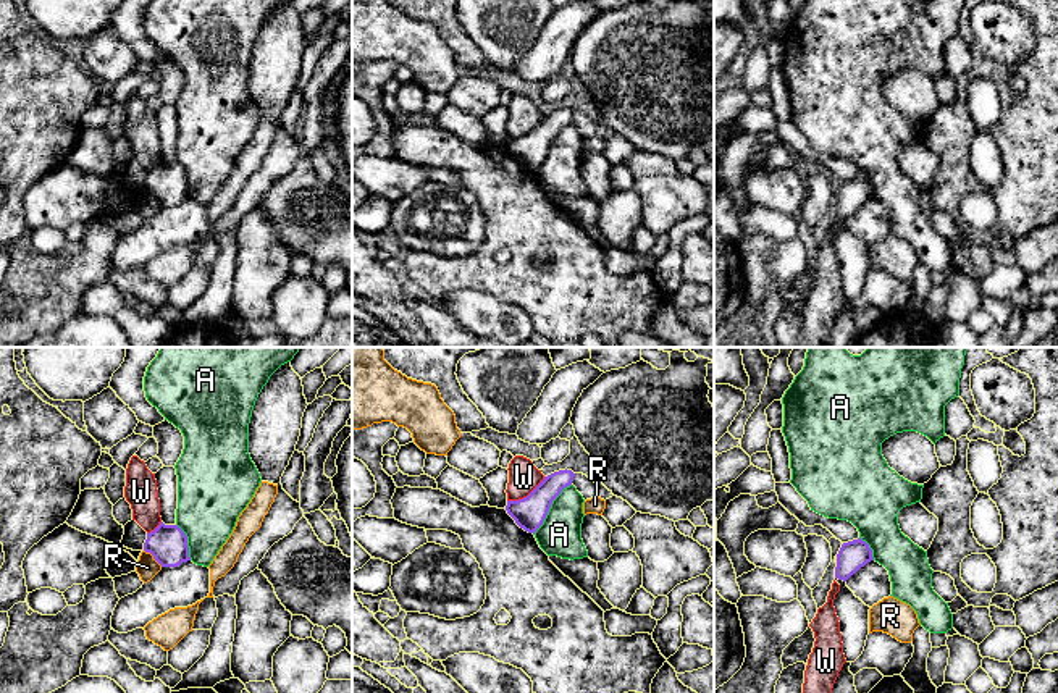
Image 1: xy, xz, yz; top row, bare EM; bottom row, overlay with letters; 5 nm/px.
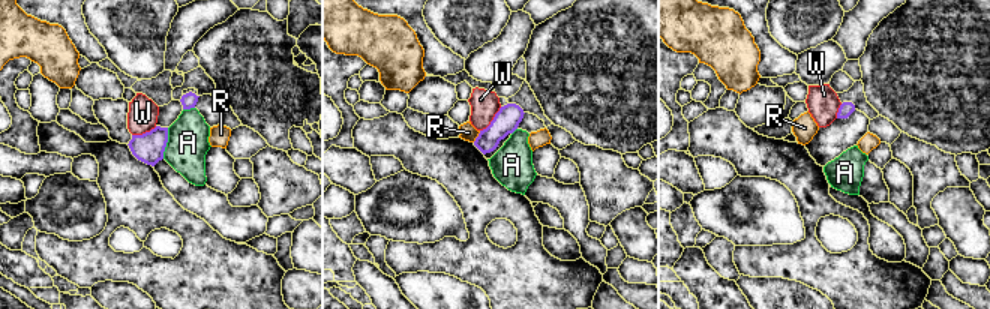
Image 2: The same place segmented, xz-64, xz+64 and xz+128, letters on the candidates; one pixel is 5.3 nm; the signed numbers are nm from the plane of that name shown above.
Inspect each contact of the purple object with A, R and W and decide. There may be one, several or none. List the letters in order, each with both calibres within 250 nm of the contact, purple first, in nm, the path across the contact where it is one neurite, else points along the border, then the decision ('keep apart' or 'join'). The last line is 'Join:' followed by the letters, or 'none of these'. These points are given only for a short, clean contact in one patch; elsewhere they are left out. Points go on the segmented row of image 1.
A: 160/200 nm | along xz (570, 483), (553, 501), (543, 524), (533, 533) | keep apart
R: 190/110 nm | along xy (144, 550), (162, 566) | keep apart
W: 160/160 nm | keep apart
Join: none of these

